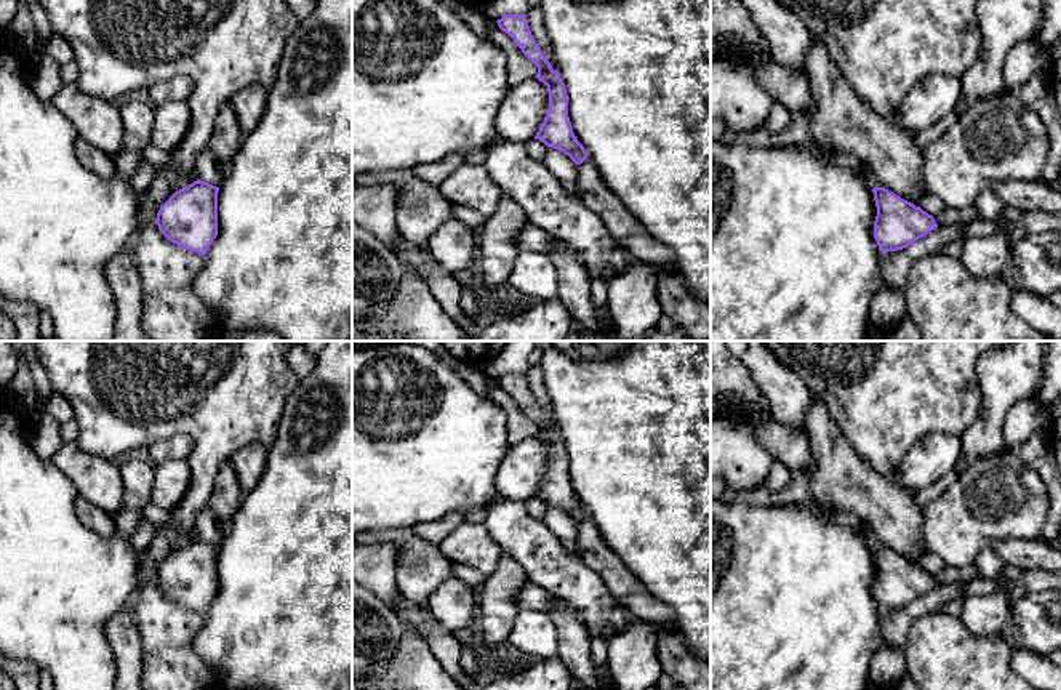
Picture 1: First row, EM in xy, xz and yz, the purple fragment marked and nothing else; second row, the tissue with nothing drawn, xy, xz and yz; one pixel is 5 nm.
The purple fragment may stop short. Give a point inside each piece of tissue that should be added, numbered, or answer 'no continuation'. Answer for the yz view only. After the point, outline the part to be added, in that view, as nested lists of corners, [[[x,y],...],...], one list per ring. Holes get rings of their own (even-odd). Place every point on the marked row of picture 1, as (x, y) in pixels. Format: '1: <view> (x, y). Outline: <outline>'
no continuation

